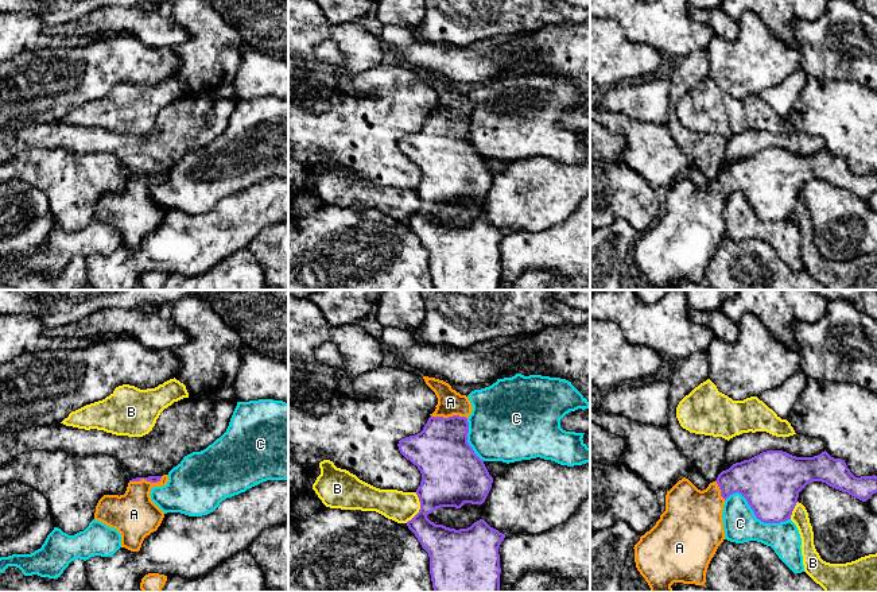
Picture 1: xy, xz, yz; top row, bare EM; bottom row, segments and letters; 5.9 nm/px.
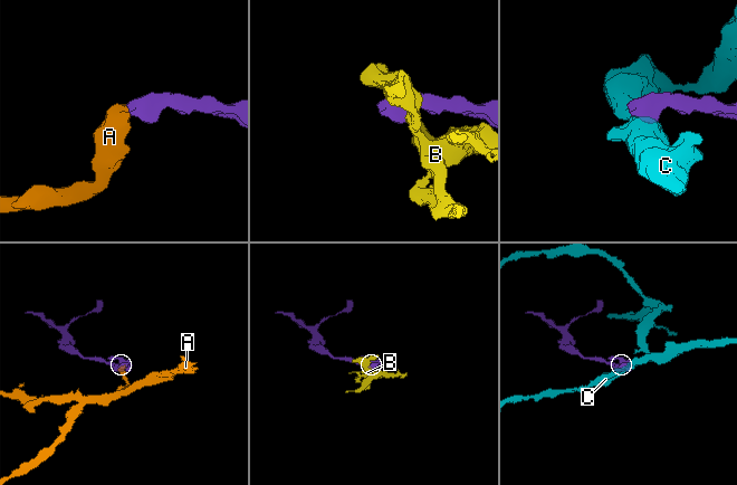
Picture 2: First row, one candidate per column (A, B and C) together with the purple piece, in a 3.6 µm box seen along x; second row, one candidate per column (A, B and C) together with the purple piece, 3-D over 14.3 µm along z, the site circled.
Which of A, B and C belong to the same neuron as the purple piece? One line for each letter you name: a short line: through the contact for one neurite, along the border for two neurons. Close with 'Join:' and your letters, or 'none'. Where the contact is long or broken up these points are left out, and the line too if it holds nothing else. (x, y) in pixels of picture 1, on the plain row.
A: line xz (441, 149), (449, 115), (450, 100)
Join: A

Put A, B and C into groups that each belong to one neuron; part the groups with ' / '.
A / B / C

